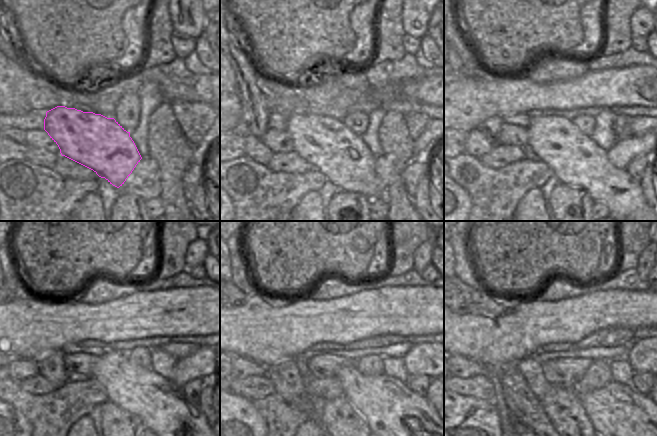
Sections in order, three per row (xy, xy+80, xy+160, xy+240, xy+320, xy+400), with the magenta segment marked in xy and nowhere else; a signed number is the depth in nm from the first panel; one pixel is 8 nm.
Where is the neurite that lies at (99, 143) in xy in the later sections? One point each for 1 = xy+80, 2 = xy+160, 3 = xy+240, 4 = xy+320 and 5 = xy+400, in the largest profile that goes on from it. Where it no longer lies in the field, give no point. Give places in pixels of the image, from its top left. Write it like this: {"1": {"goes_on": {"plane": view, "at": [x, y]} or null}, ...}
{"1": {"goes_on": {"plane": "xy+80", "at": [326, 143]}}, "2": {"goes_on": {"plane": "xy+160", "at": [575, 160]}}, "3": {"goes_on": {"plane": "xy+240", "at": [179, 424]}}, "4": {"goes_on": {"plane": "xy+320", "at": [407, 423]}}, "5": {"goes_on": {"plane": "xy+400", "at": [632, 424]}}}

